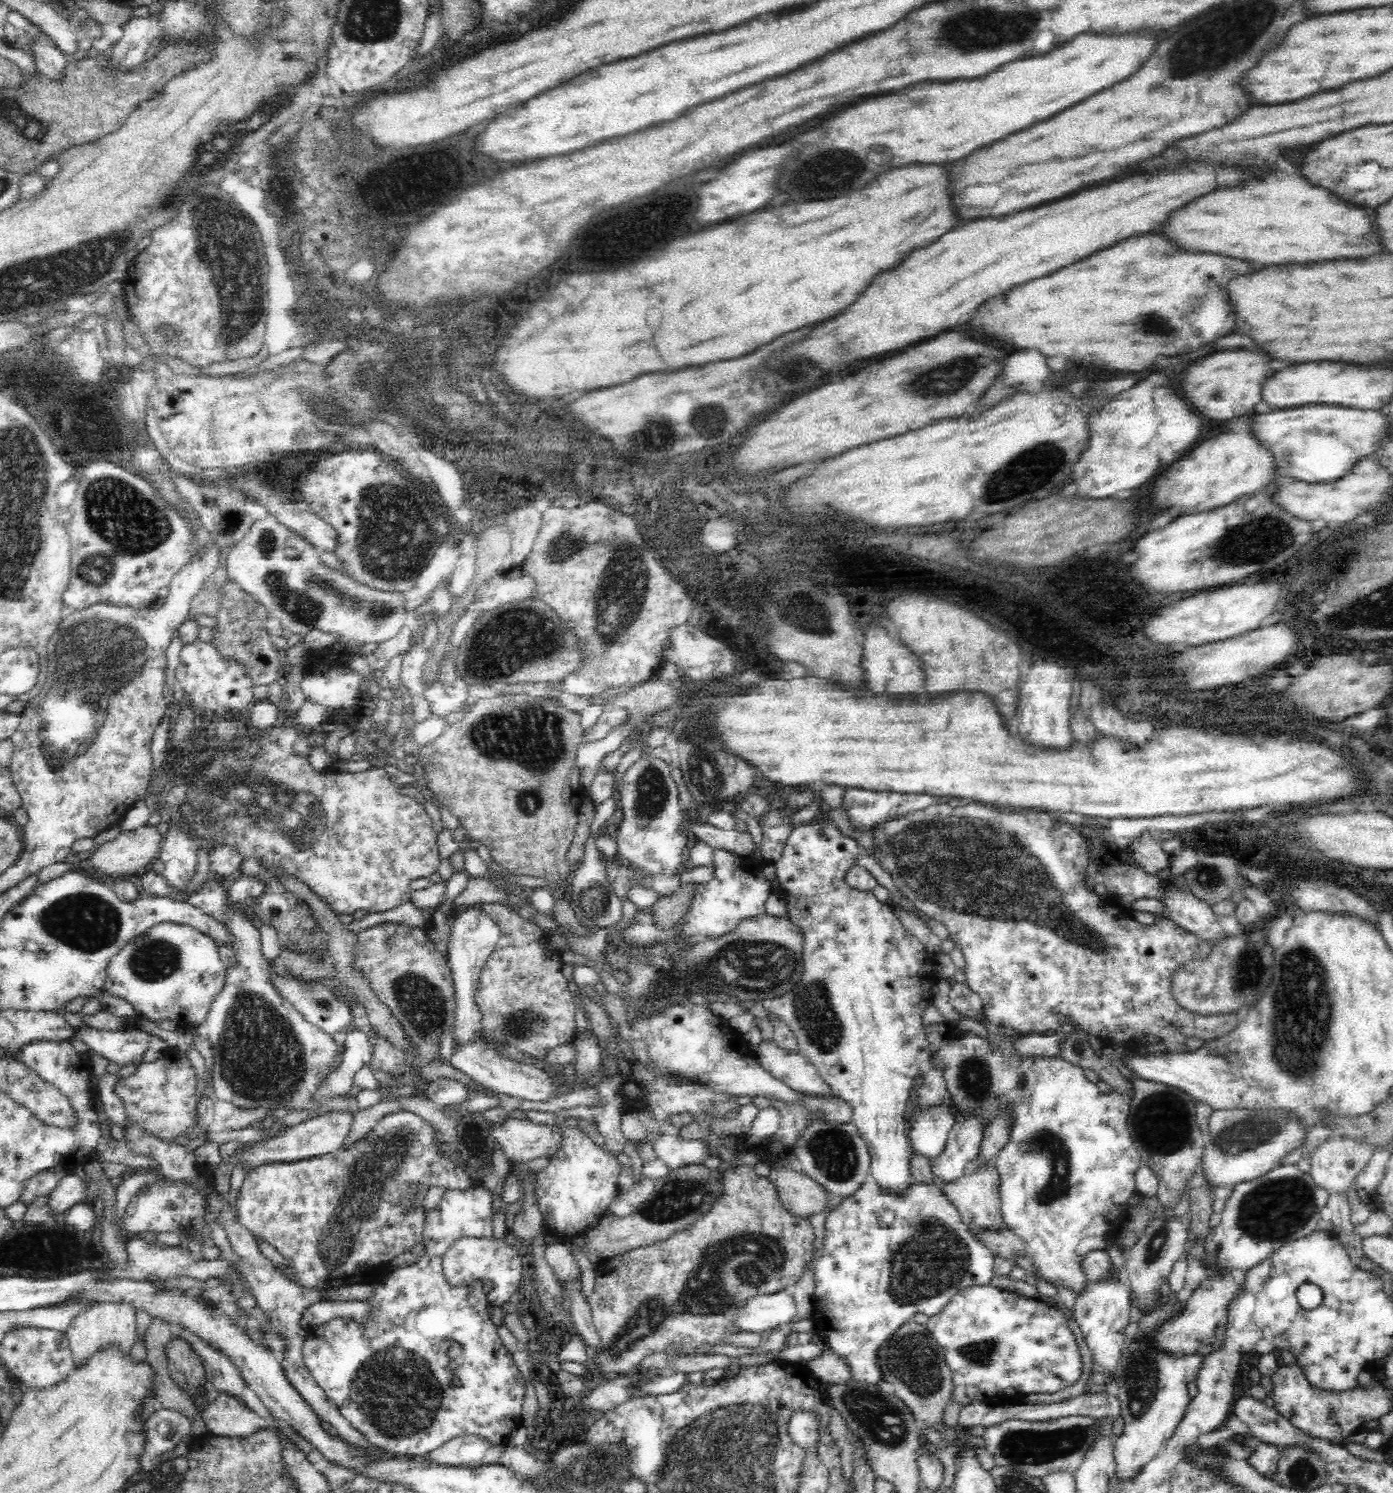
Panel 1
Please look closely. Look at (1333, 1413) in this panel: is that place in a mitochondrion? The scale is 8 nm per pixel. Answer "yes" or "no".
yes

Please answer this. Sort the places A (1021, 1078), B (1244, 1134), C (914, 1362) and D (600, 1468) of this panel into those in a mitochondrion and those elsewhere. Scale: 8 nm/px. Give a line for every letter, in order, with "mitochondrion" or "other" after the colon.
A: mitochondrion
B: mitochondrion
C: mitochondrion
D: mitochondrion

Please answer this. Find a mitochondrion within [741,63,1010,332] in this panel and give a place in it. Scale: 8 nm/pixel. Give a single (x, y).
(818, 176)

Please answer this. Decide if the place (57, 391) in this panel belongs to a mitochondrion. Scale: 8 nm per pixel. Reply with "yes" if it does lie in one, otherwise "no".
no

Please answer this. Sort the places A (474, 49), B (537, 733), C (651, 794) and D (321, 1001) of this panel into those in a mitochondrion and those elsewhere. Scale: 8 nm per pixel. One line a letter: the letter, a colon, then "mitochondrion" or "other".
A: other
B: mitochondrion
C: mitochondrion
D: mitochondrion

